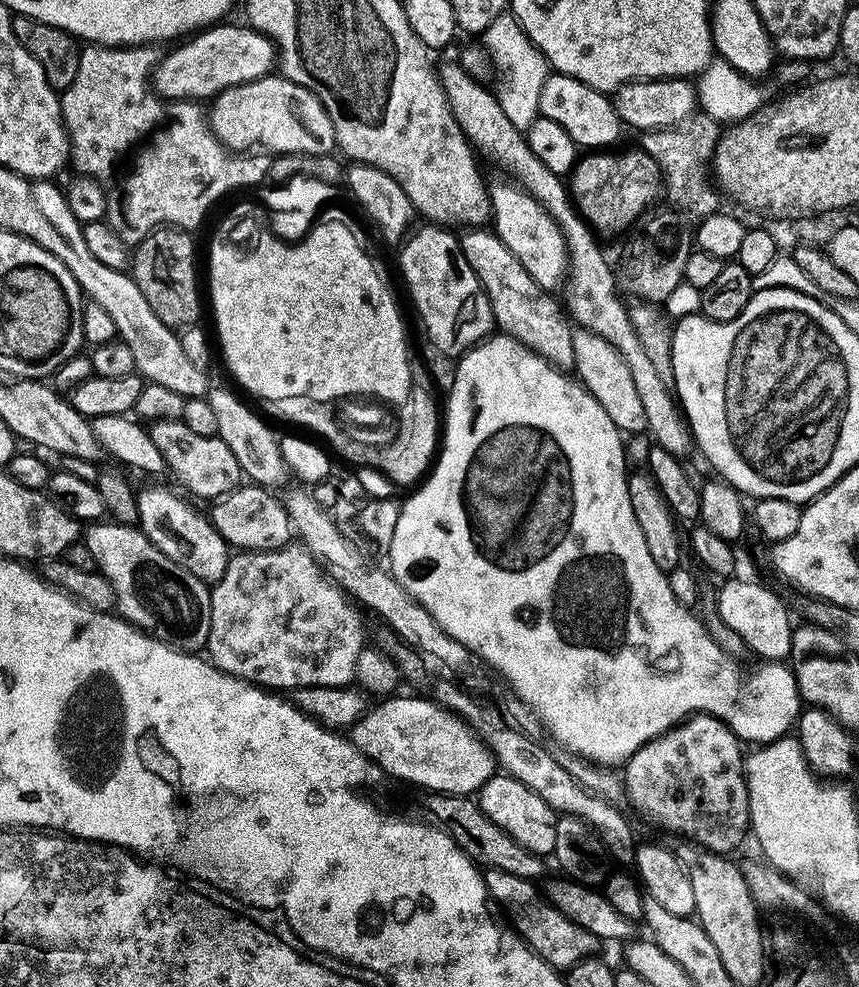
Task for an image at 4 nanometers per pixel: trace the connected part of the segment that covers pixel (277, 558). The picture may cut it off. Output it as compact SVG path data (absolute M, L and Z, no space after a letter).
M289 542L280 548L260 551L240 550L229 555L225 573L210 588L210 638L206 656L226 674L269 690L349 686L356 679L358 654L366 646L363 614L352 596L330 578L304 543Z

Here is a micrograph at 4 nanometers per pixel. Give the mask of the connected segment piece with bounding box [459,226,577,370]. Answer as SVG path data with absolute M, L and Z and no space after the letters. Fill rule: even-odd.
M472 226L459 233L460 249L470 262L472 269L482 282L492 303L492 319L501 333L521 340L532 352L537 352L544 360L549 360L556 368L572 370L577 367L574 354L573 325L565 309L555 299L553 293L540 288L522 264L497 236L487 227ZM569 324L569 325L568 325ZM572 327L572 328L571 328Z

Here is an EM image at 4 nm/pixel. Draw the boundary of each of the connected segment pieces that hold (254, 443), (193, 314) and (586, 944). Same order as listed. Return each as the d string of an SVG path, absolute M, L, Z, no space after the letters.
M213 385L206 399L210 402L217 419L218 437L233 451L234 458L238 459L241 473L249 481L261 487L275 488L274 486L280 485L285 478L288 478L277 433L274 434L254 411L250 410L232 391L222 386Z
M157 226L135 245L130 256L130 275L138 290L150 302L156 317L167 324L169 328L176 330L181 326L195 324L200 316L200 288L202 292L202 280L196 277L196 244L192 241L193 233L175 226Z
M491 866L485 867L482 875L489 897L495 903L497 900L508 911L515 935L528 947L533 948L552 968L557 970L573 968L579 960L597 951L596 936L575 924L570 918L566 918L566 914L557 910L539 887L535 888L537 885L533 881L518 878L518 874L506 874L506 870L498 870Z

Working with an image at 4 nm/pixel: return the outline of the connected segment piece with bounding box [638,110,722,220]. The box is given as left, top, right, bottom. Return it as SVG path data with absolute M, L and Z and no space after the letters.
M697 110L690 118L681 122L677 131L652 129L641 133L641 140L638 140L639 147L652 156L664 174L667 199L670 198L677 209L689 217L696 216L698 220L714 216L722 208L722 194L711 175L712 156L721 130L722 126L707 112Z

